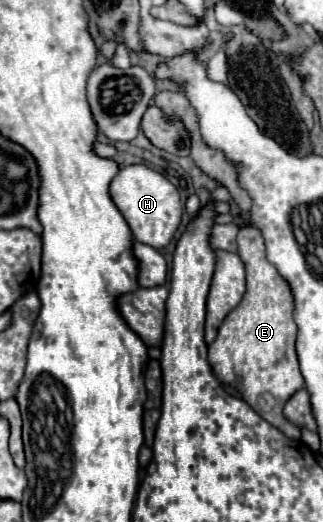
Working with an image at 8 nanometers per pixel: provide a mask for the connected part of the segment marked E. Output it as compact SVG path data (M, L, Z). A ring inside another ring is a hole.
M244 227L238 231L238 255L246 267L246 293L244 293L242 301L238 303L238 307L232 309L230 315L222 321L214 343L208 345L208 361L220 383L234 387L242 395L242 399L246 403L250 403L250 407L254 407L254 411L258 411L258 415L262 415L270 425L278 427L288 439L298 441L300 429L296 425L290 425L290 421L282 415L286 401L304 387L304 377L300 373L296 349L294 349L296 323L292 319L292 293L290 293L288 283L266 261L266 247L264 247L262 235L256 227ZM266 397L274 399L272 407L270 407L270 401L264 401Z

